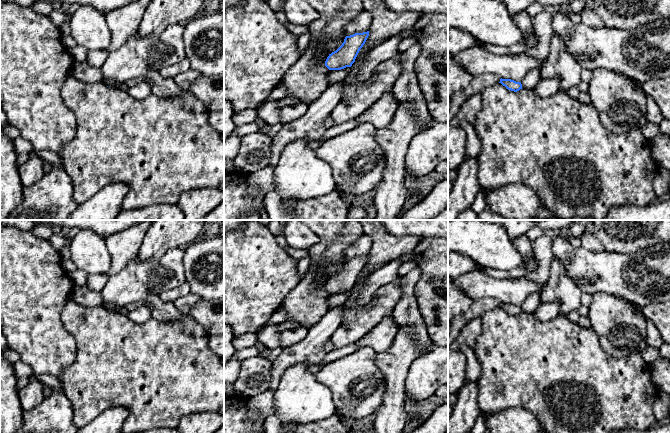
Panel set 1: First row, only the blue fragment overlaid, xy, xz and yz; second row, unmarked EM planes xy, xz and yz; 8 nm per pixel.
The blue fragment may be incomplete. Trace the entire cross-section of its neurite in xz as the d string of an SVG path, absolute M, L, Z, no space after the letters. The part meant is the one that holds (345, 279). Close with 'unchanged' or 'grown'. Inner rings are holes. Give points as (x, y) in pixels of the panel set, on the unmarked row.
M369 255L346 260L342 269L329 278L325 285L325 290L329 294L341 294L351 291L368 260Z | unchanged

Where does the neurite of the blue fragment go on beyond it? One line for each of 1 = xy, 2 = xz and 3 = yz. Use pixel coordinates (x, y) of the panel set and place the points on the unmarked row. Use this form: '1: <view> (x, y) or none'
1: none
2: none
3: none

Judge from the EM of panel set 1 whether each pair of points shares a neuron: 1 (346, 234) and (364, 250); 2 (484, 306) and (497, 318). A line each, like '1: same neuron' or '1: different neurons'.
1: different neurons
2: different neurons

